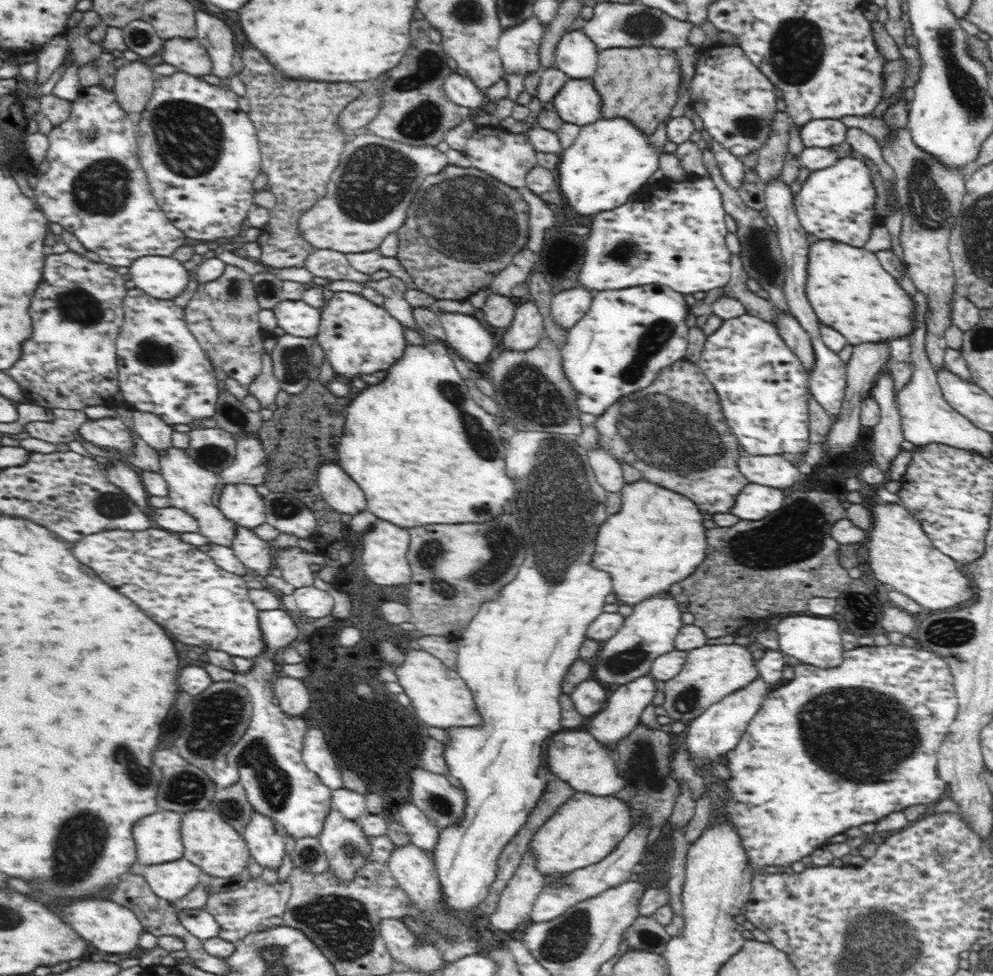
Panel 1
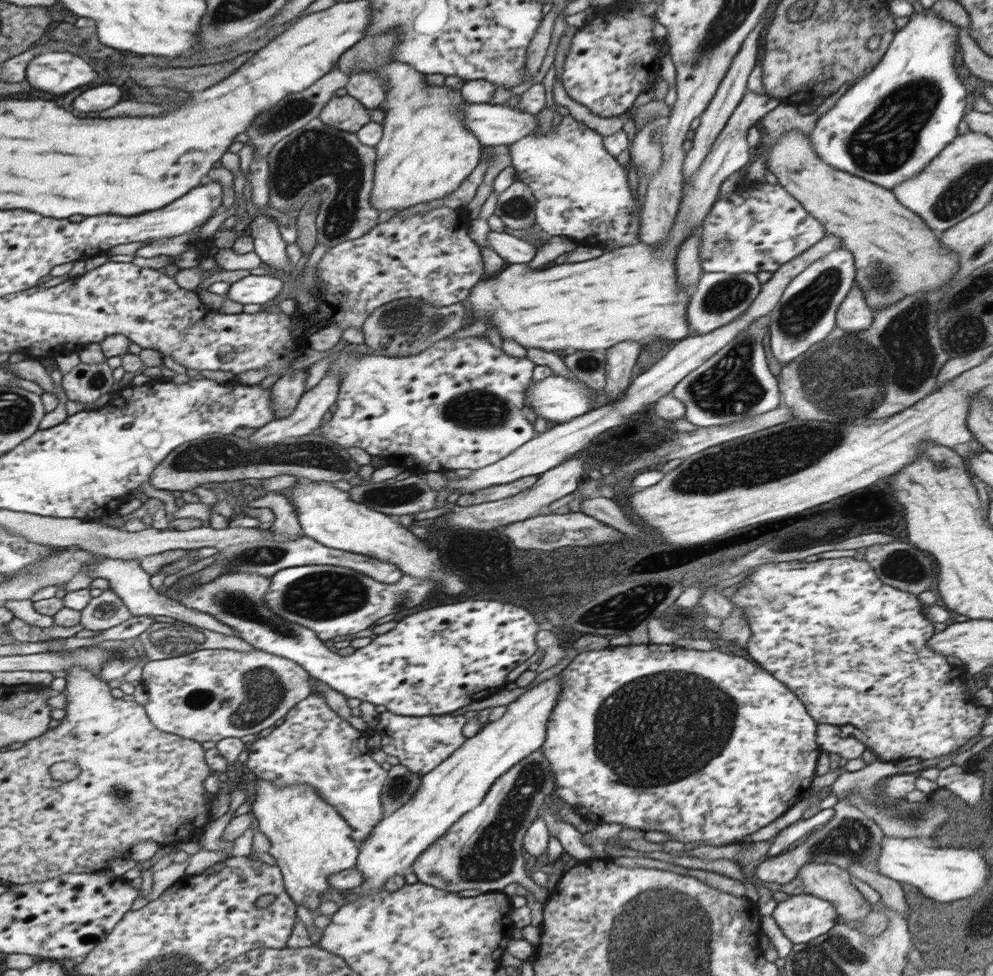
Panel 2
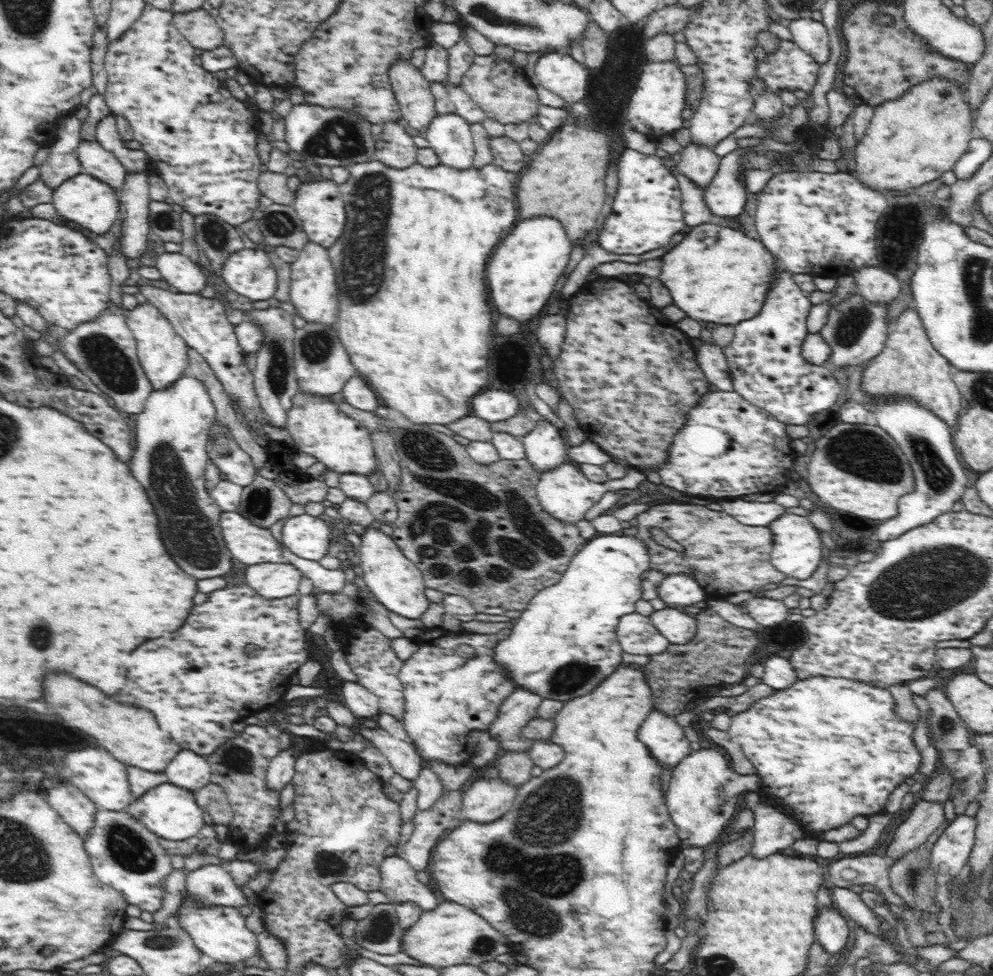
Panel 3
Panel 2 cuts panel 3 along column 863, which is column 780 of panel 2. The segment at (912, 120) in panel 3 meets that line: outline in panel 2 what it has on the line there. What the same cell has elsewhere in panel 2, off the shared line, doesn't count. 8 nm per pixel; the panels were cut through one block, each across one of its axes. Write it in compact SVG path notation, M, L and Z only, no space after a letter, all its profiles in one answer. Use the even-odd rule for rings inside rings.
M796 128L784 133L770 148L767 148L770 140L768 130L762 129L761 133L761 153L768 153L765 164L776 175L778 184L798 199L806 211L824 225L828 233L838 236L844 244L843 247L853 254L856 268L854 283L860 284L860 292L864 294L871 309L878 310L896 304L908 294L938 290L948 284L960 270L960 255L950 247L944 247L940 243L939 233L932 231L922 217L902 205L890 189L828 166L812 148L810 136Z

